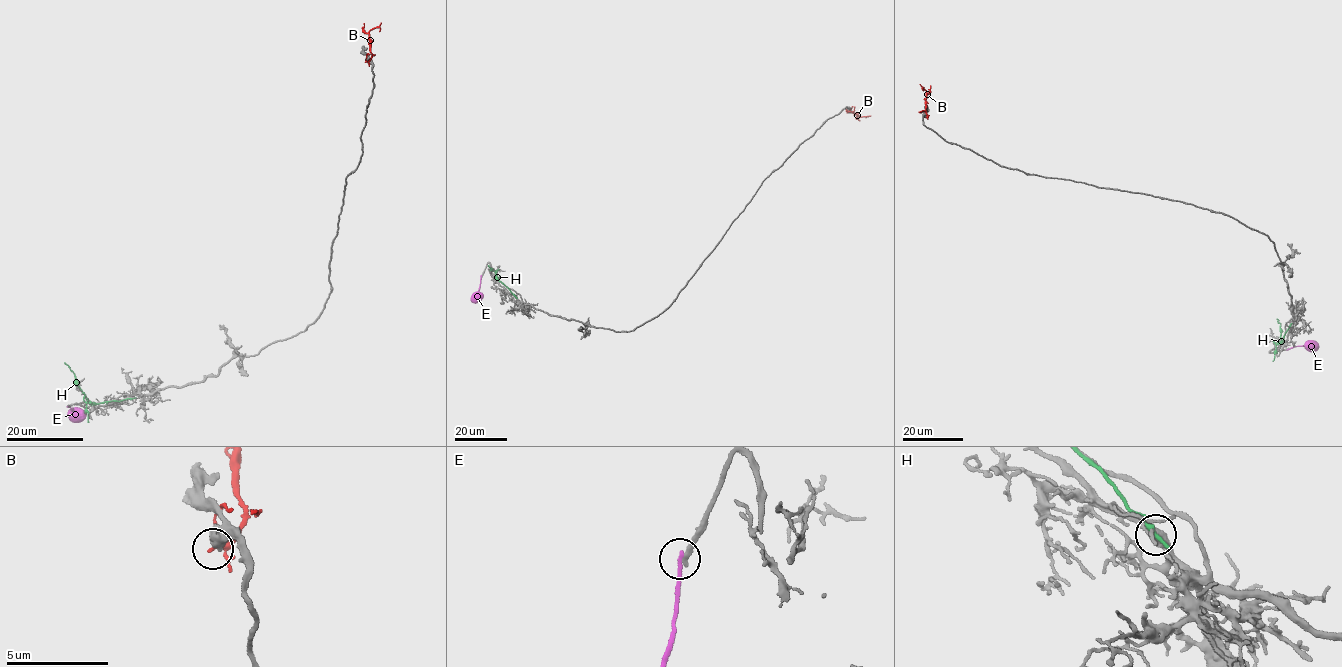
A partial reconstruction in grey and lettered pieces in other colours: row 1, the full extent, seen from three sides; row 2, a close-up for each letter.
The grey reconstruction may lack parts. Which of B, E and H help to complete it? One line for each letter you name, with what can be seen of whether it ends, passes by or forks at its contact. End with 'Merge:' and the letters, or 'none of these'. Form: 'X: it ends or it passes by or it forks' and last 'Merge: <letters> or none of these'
Merge: none of these

